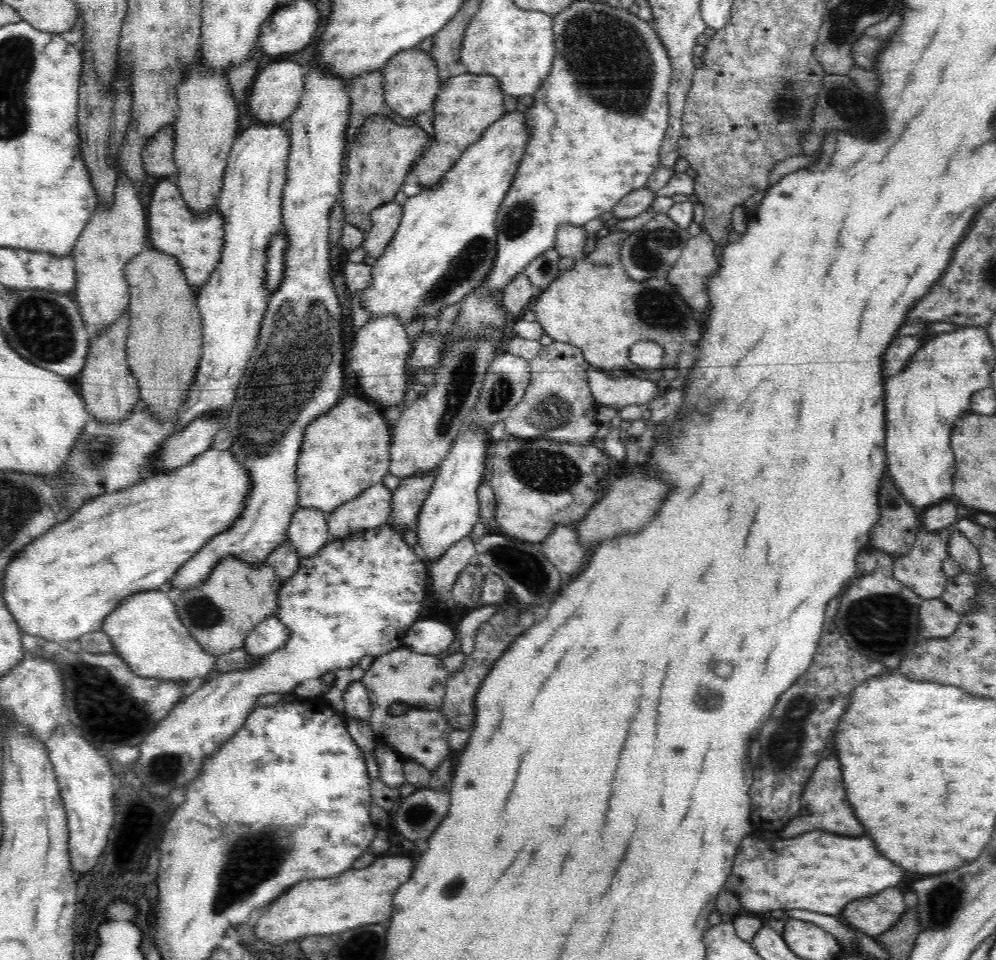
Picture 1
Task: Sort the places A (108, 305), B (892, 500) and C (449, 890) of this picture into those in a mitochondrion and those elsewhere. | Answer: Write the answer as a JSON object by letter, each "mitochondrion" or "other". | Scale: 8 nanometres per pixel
{"A":"other","B":"mitochondrion","C":"mitochondrion"}

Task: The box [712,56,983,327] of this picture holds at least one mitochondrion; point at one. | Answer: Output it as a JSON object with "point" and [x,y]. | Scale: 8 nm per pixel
{"point":[852,109]}

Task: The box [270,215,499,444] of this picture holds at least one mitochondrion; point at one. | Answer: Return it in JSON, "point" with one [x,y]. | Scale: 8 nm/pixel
{"point":[471,256]}

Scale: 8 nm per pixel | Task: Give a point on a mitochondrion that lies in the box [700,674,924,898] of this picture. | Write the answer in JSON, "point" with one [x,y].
{"point":[786,744]}

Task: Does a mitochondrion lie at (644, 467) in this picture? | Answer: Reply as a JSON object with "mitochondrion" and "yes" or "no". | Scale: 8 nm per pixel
{"mitochondrion":"no"}

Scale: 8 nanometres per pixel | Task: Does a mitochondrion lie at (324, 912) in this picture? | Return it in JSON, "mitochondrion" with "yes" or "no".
{"mitochondrion":"no"}

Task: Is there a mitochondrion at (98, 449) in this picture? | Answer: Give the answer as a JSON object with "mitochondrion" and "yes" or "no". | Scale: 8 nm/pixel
{"mitochondrion":"yes"}

